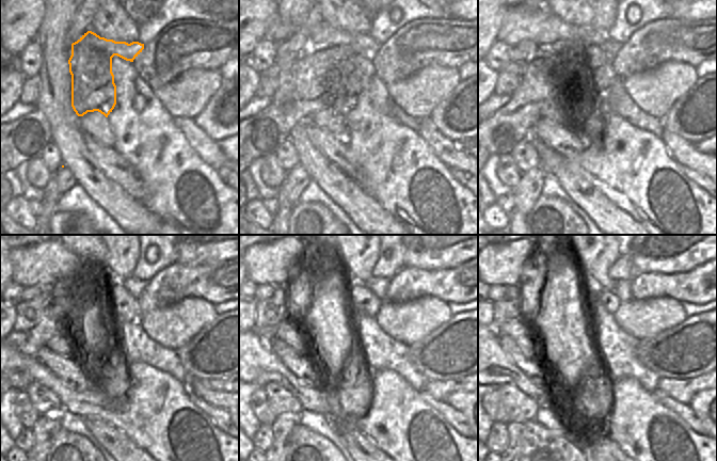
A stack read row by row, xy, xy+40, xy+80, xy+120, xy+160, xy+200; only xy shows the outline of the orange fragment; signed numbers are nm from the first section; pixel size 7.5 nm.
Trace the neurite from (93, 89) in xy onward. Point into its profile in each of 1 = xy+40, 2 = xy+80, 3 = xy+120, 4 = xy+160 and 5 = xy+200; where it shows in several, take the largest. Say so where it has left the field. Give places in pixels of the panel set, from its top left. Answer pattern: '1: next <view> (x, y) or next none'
1: next xy+40 (329, 70)
2: next xy+80 (567, 36)
3: next xy+120 (134, 286)
4: next xy+160 (379, 286)
5: next xy+200 (622, 289)

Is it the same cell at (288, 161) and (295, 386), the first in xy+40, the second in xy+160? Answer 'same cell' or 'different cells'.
different cells

